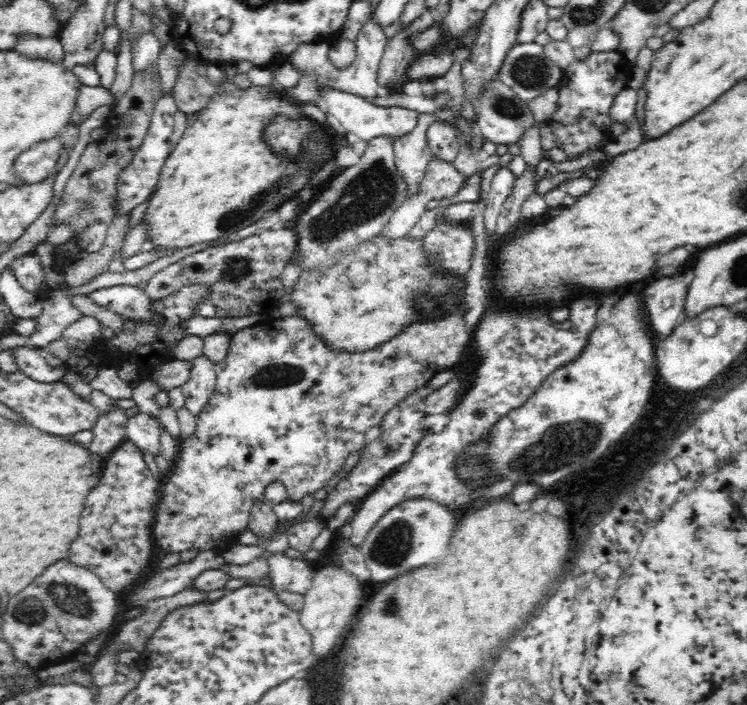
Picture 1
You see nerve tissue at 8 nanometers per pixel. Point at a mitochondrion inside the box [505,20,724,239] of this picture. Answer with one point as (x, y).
(527, 71)

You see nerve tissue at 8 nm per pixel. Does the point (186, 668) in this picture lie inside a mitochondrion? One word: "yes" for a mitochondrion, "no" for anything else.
no

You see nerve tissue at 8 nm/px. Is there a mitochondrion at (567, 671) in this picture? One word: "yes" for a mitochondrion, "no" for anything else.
no

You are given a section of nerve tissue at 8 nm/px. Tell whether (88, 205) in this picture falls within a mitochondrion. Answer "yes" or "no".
yes

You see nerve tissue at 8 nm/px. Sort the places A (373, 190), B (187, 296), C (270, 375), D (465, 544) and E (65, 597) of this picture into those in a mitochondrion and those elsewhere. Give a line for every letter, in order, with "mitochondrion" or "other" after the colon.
A: mitochondrion
B: other
C: mitochondrion
D: other
E: mitochondrion

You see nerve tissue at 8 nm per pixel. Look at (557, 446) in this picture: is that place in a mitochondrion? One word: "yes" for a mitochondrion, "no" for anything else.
yes

